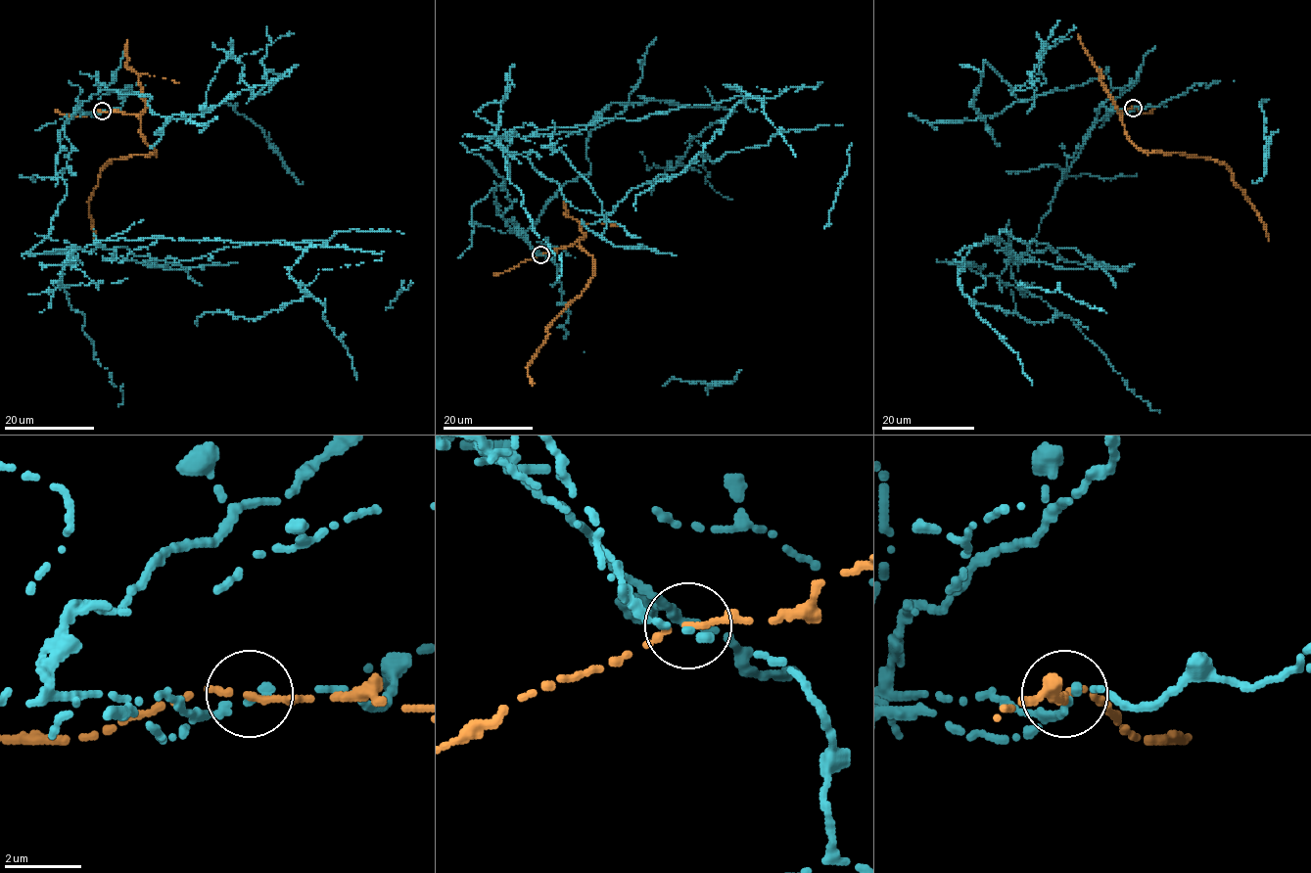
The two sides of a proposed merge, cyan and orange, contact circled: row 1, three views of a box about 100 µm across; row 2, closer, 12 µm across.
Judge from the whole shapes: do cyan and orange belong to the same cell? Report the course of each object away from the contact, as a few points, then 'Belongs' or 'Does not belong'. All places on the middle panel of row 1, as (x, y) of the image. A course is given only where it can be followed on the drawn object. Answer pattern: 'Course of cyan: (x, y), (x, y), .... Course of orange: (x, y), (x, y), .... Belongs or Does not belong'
Course of cyan: (540, 254), (463, 137), (526, 156), (604, 220), (560, 138), (744, 96), (727, 85), (749, 96), (634, 209). Course of orange: (540, 254), (577, 242), (592, 256), (594, 275), (553, 322), (528, 365), (533, 386). Does not belong

